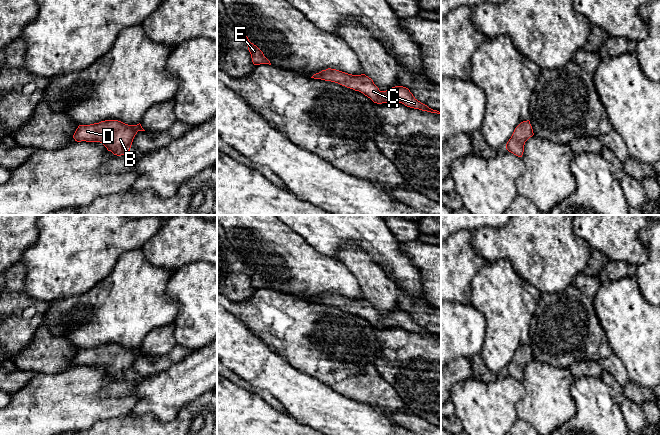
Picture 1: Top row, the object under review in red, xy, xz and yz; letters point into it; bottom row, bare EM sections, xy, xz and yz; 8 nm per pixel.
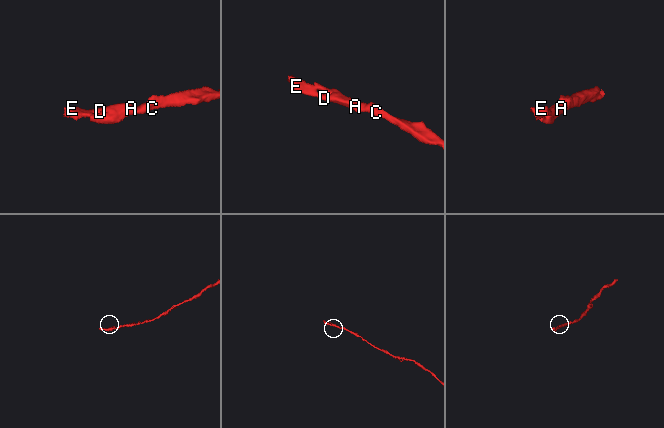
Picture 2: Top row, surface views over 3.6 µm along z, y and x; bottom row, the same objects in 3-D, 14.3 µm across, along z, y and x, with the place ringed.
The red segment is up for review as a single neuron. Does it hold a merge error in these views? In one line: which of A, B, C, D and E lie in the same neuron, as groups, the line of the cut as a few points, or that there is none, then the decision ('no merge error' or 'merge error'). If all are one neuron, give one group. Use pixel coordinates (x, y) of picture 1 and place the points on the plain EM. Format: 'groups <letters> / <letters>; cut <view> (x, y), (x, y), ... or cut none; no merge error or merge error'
groups A B C D E; cut none; no merge error

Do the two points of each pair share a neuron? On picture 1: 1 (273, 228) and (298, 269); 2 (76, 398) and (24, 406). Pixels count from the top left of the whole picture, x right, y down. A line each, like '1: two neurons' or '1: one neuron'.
1: one neuron
2: one neuron

